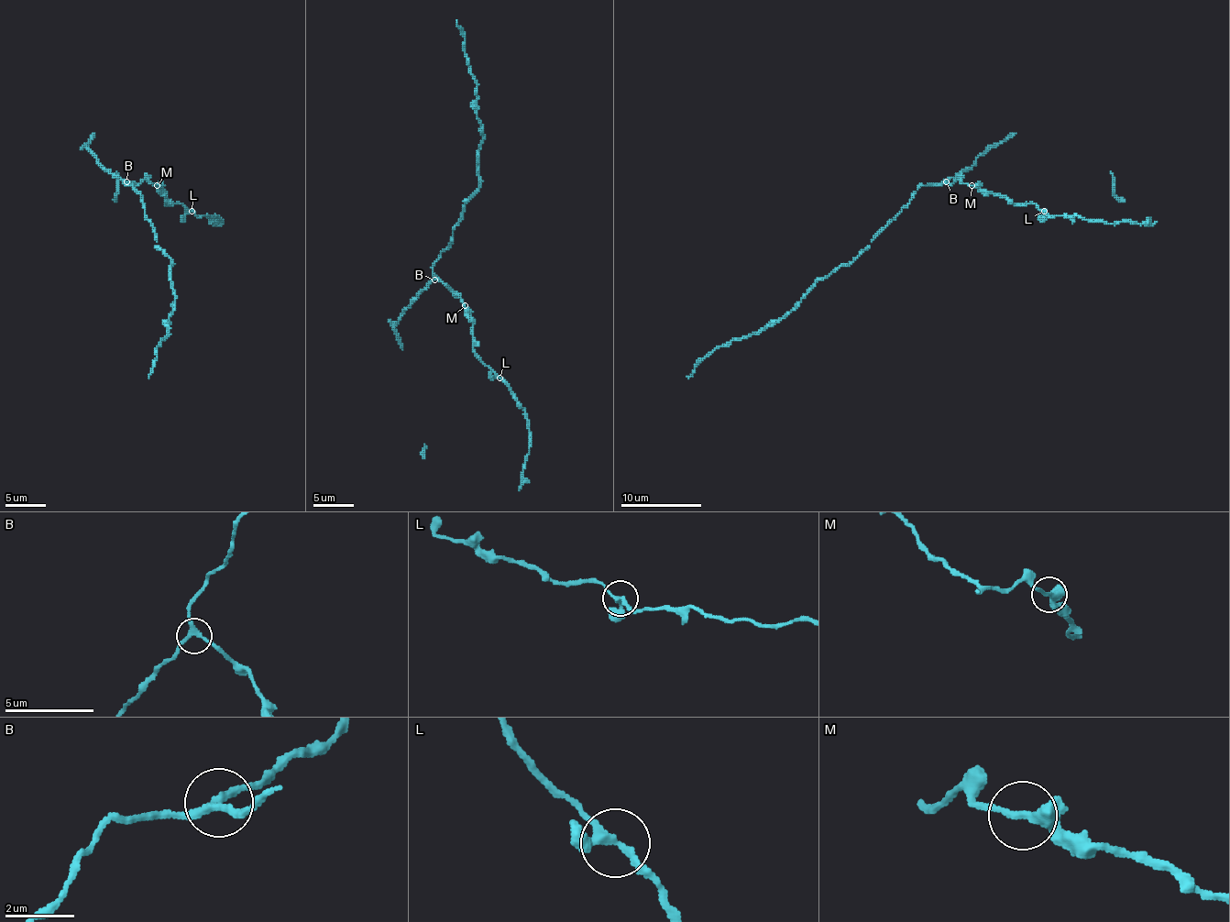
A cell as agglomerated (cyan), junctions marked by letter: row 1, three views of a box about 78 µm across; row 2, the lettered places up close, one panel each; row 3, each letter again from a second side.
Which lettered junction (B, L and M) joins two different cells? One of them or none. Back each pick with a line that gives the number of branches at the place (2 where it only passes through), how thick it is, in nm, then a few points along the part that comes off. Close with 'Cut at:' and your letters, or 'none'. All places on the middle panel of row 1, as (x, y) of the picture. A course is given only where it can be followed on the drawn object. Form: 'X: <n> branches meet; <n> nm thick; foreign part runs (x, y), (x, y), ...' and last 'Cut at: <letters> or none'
Cut at: none

